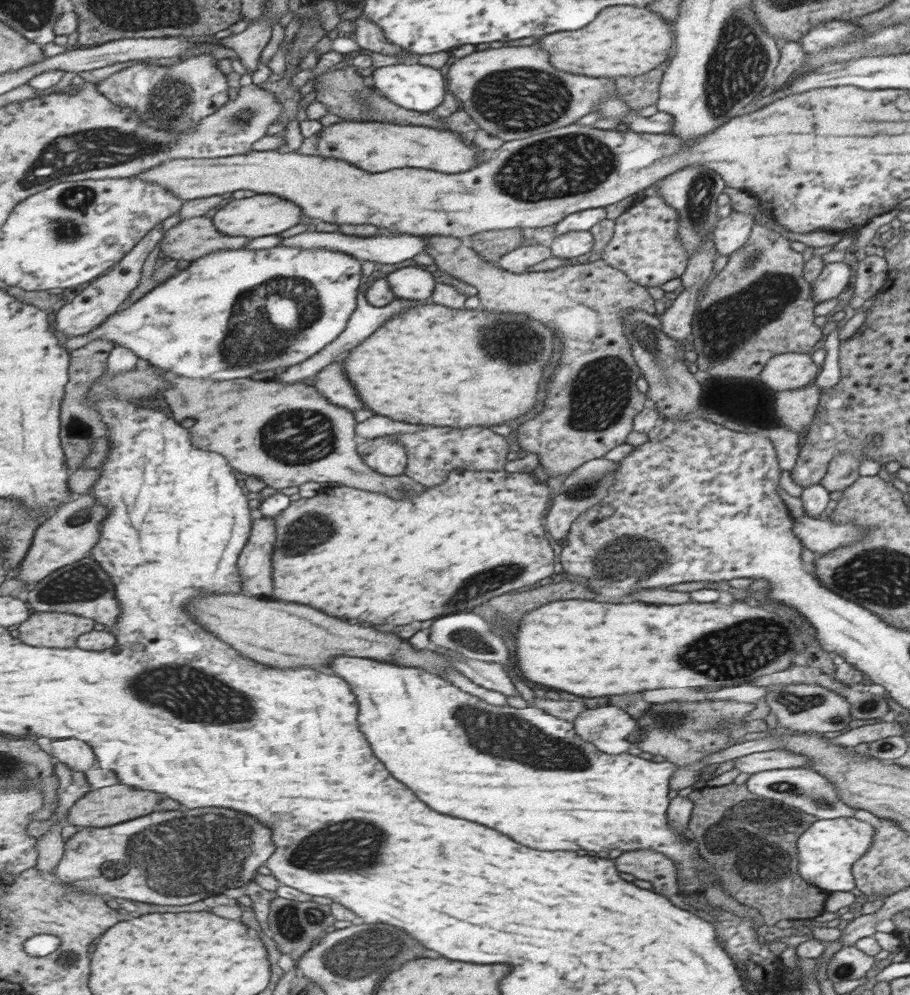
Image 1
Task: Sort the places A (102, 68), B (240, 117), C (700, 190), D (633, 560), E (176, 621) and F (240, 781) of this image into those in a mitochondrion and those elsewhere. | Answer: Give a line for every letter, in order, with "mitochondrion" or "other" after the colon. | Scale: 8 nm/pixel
A: other
B: mitochondrion
C: mitochondrion
D: mitochondrion
E: other
F: other

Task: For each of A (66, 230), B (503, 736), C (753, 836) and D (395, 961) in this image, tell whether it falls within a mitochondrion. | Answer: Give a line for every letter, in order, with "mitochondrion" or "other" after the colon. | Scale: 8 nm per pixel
A: mitochondrion
B: mitochondrion
C: mitochondrion
D: mitochondrion

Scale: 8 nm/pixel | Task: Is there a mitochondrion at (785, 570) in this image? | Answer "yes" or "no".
no

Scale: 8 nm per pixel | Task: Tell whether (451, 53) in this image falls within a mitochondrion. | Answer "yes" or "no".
no

